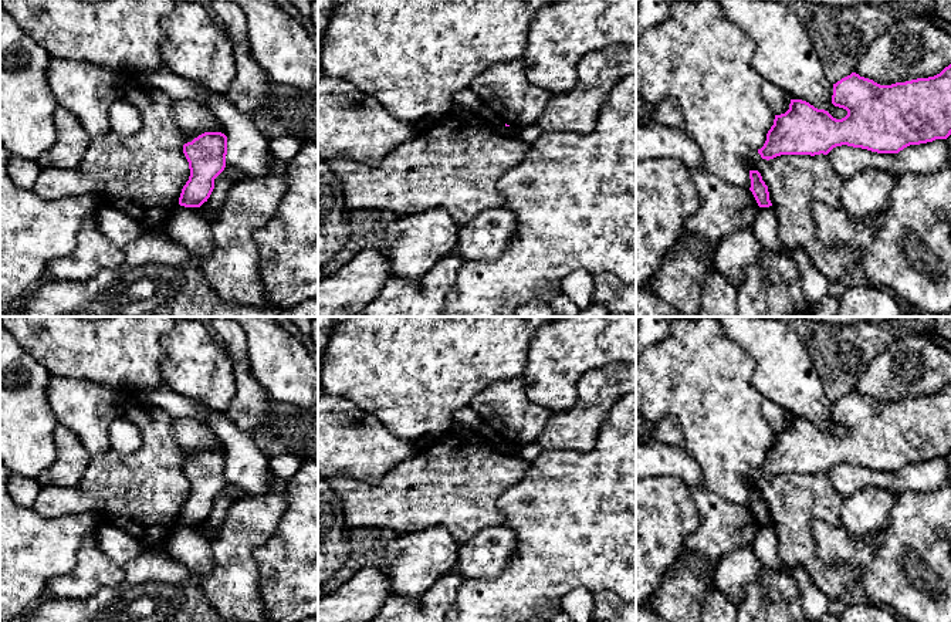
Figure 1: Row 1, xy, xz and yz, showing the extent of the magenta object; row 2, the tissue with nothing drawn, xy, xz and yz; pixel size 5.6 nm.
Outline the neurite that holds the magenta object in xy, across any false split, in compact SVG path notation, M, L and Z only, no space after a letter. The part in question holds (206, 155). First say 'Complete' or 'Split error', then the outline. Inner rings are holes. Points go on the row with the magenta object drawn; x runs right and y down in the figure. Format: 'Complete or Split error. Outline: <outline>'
Complete. Outline: M204 132L183 145L190 176L182 189L179 204L200 207L214 189L214 179L226 168L227 136L221 132Z

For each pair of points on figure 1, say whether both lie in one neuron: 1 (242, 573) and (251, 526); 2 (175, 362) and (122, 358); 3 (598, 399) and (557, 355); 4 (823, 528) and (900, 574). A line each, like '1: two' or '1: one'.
1: one
2: two
3: two
4: one

